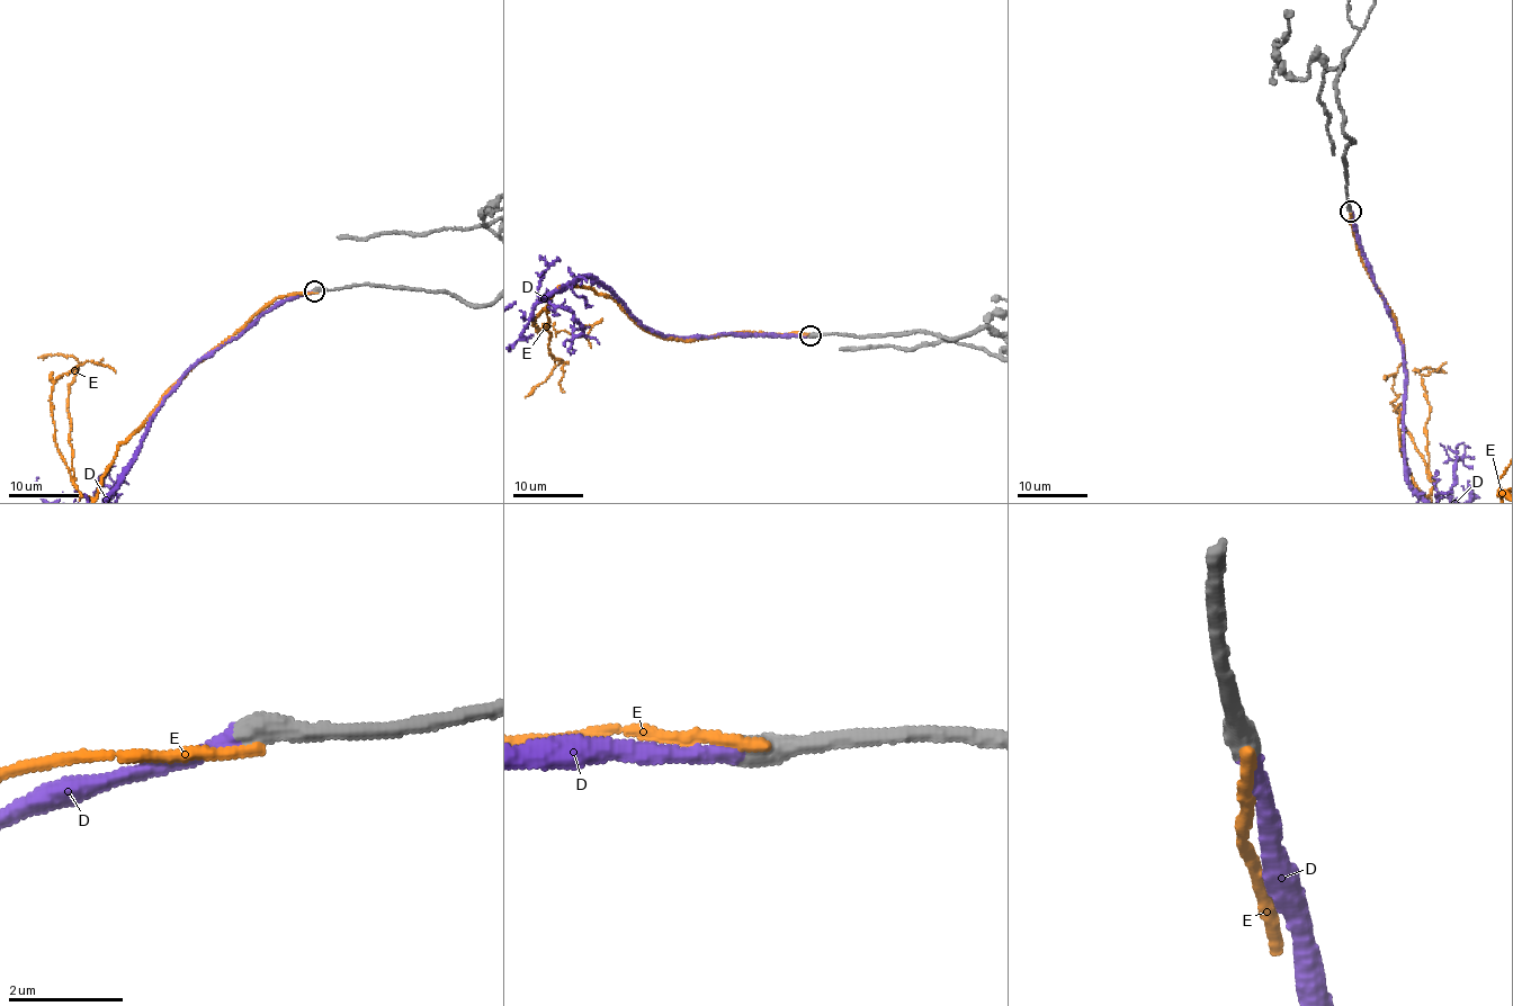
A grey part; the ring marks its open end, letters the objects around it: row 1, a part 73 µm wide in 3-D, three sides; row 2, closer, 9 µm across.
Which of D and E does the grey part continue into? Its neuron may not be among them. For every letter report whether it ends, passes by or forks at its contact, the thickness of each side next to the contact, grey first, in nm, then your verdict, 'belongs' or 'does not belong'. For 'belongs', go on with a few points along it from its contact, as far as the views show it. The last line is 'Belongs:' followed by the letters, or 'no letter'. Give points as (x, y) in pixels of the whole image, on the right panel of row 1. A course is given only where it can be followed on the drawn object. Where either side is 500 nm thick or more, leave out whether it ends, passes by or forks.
D: it ends there; 480 nm thick on the grey side, 300 nm on the other; belongs
E: 500 nm thick on the grey side, 200 nm on the other; does not belong
Belongs: D

